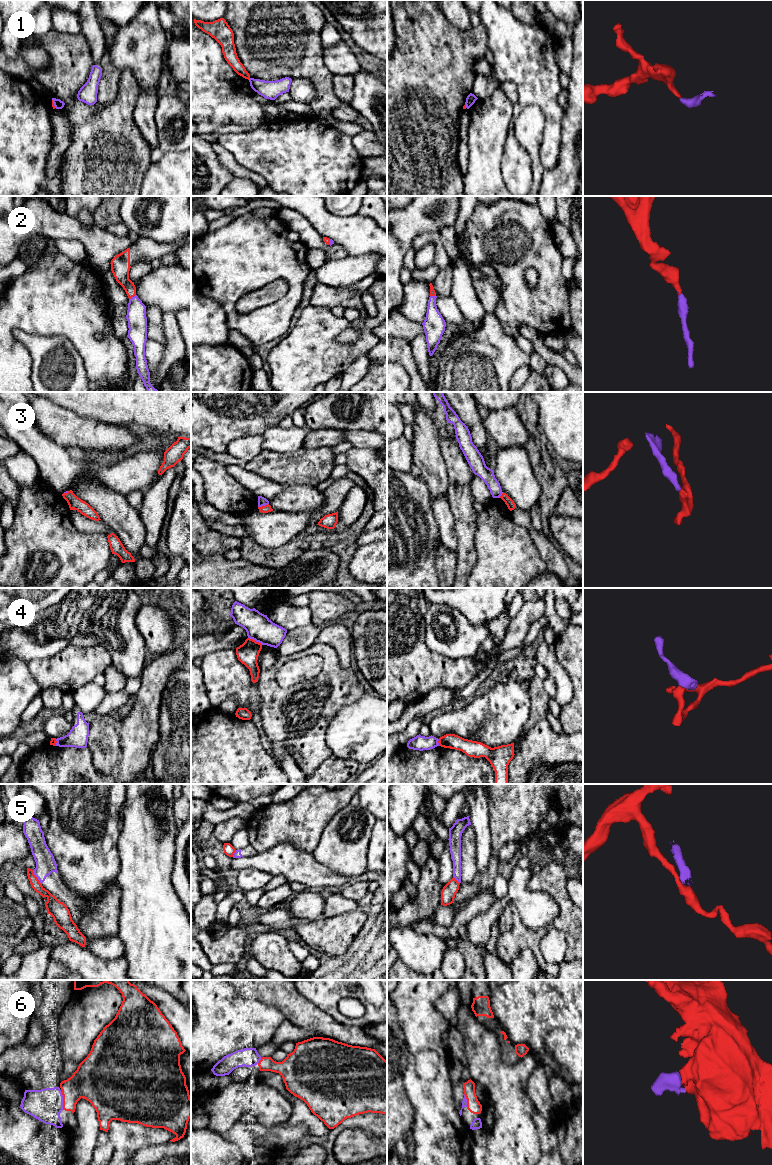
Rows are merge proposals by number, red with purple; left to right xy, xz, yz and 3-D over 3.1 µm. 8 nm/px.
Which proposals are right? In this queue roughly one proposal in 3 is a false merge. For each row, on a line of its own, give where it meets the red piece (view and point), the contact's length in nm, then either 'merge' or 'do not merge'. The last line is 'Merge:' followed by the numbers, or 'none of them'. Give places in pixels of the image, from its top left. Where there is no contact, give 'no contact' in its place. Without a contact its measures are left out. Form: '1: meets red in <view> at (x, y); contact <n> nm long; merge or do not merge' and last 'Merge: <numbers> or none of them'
1: meets red in xy at (53, 103); contact 80 nm long; do not merge
2: meets red in xy at (132, 296); contact 70 nm long; merge
3: meets red in xz at (263, 506); contact 90 nm long; do not merge
4: meets red in xz at (254, 640); contact 130 nm long; do not merge
5: meets red in xy at (36, 877); contact 140 nm long; do not merge
6: meets red in xy at (63, 1100); contact 150 nm long; merge
Merge: 2, 6

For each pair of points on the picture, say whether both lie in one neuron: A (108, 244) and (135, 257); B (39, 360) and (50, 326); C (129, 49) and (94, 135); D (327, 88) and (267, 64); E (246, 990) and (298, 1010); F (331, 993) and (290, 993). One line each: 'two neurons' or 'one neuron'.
A: two neurons
B: two neurons
C: two neurons
D: one neuron
E: one neuron
F: two neurons

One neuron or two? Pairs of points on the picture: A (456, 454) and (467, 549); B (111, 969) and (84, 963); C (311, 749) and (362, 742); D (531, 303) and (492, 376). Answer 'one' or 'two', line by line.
A: one
B: one
C: two
D: two

